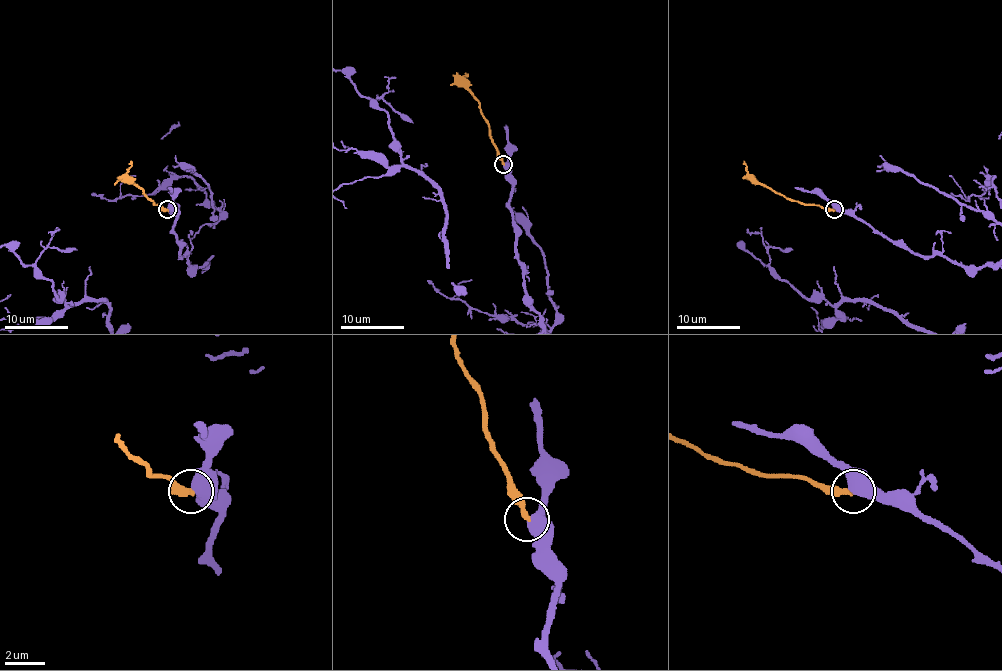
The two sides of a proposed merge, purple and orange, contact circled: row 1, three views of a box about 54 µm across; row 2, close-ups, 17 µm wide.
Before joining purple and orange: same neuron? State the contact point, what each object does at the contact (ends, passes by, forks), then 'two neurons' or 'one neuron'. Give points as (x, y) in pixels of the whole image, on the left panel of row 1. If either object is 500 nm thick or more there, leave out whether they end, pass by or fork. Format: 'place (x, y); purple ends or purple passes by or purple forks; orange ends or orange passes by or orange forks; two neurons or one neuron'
place (167, 209); two neurons

